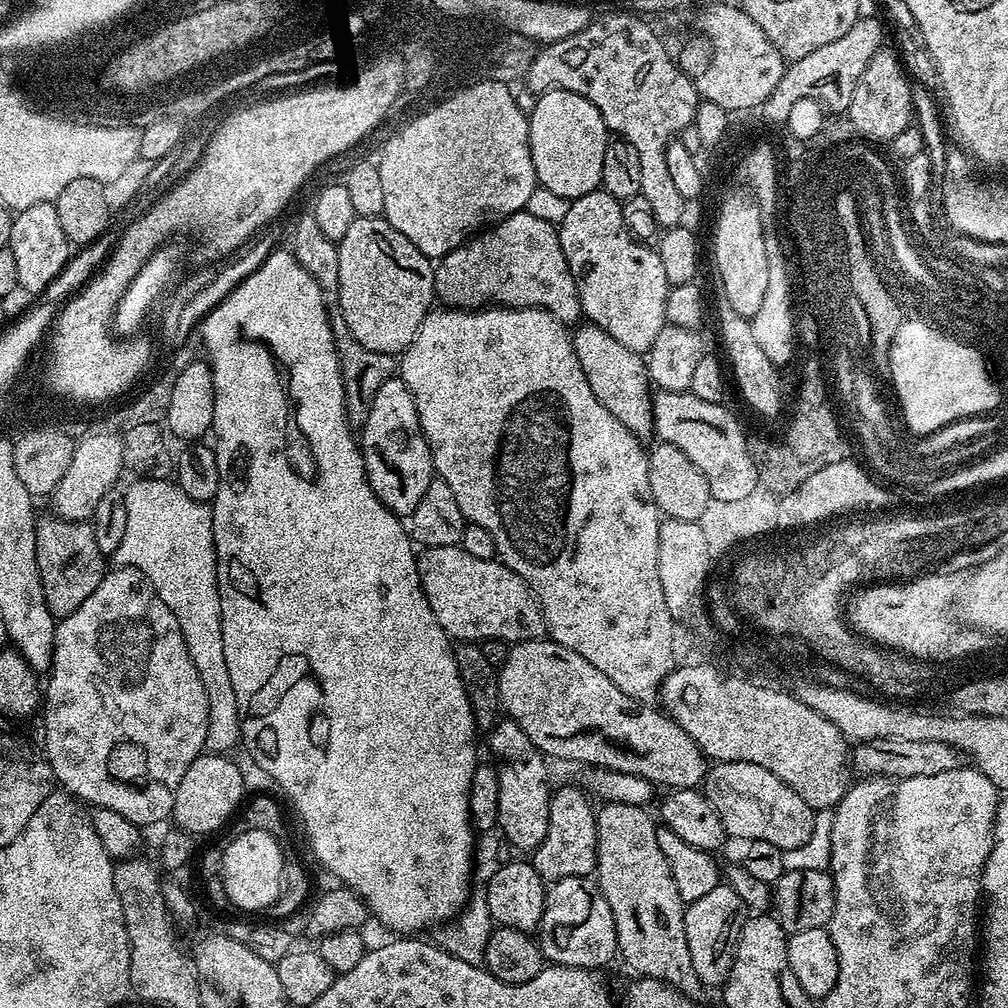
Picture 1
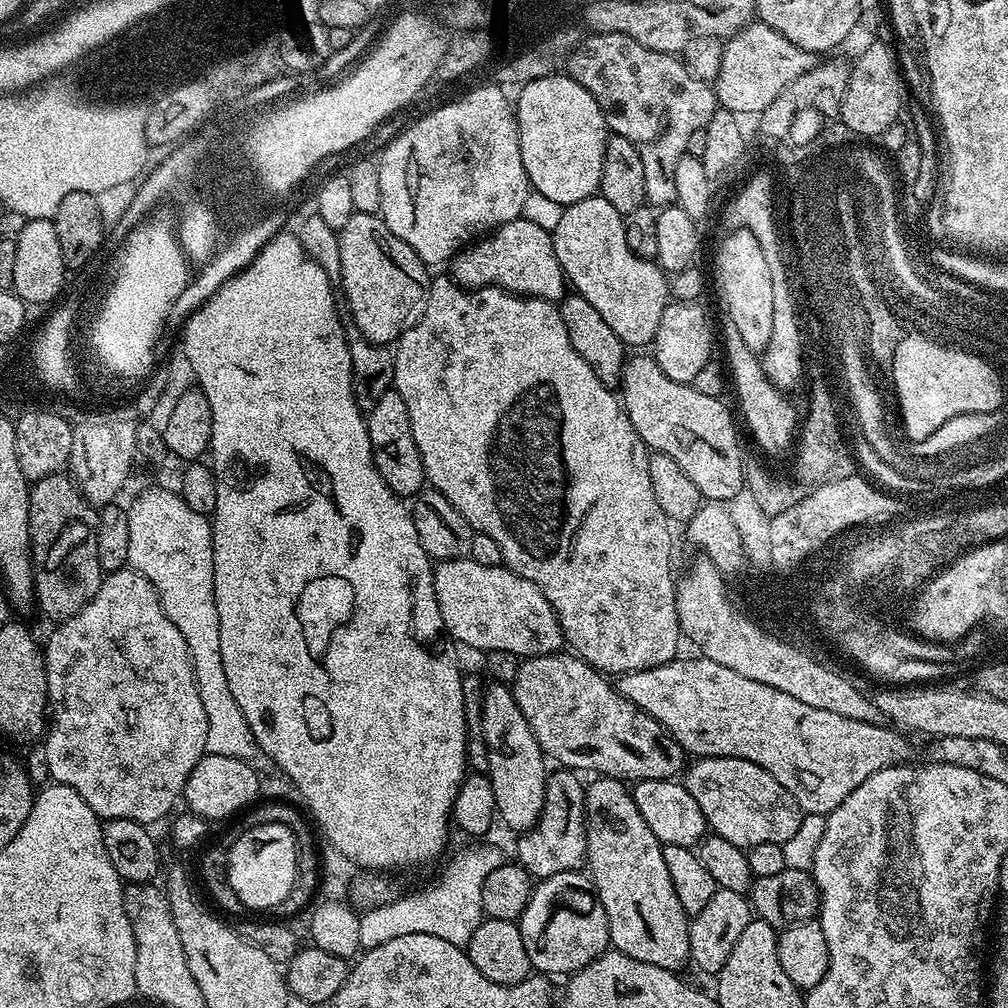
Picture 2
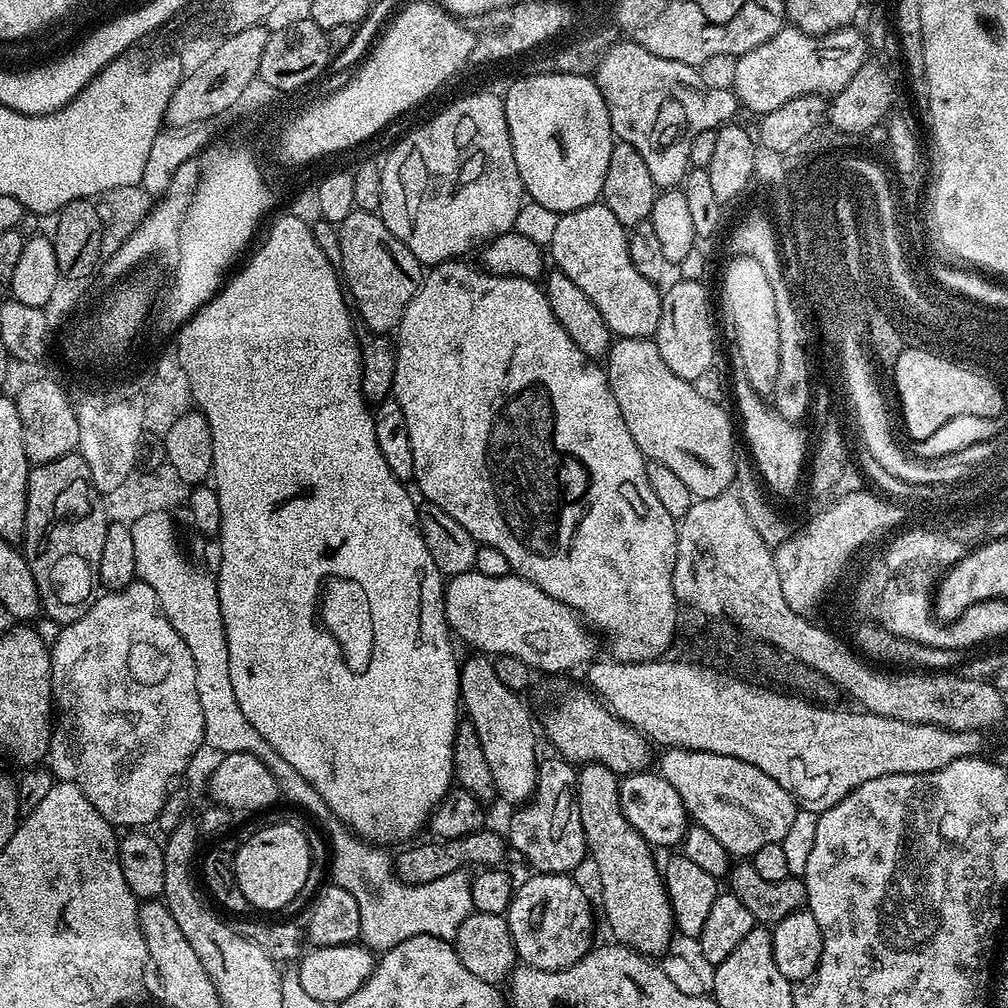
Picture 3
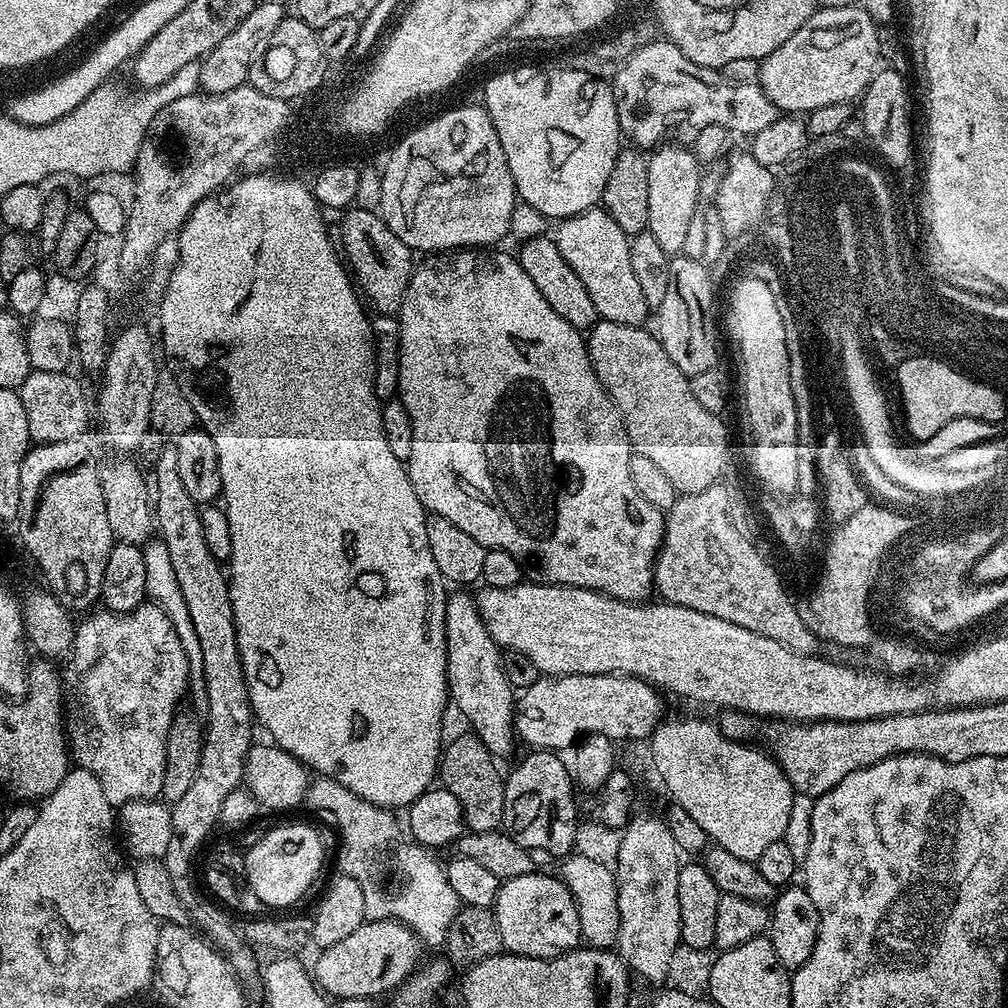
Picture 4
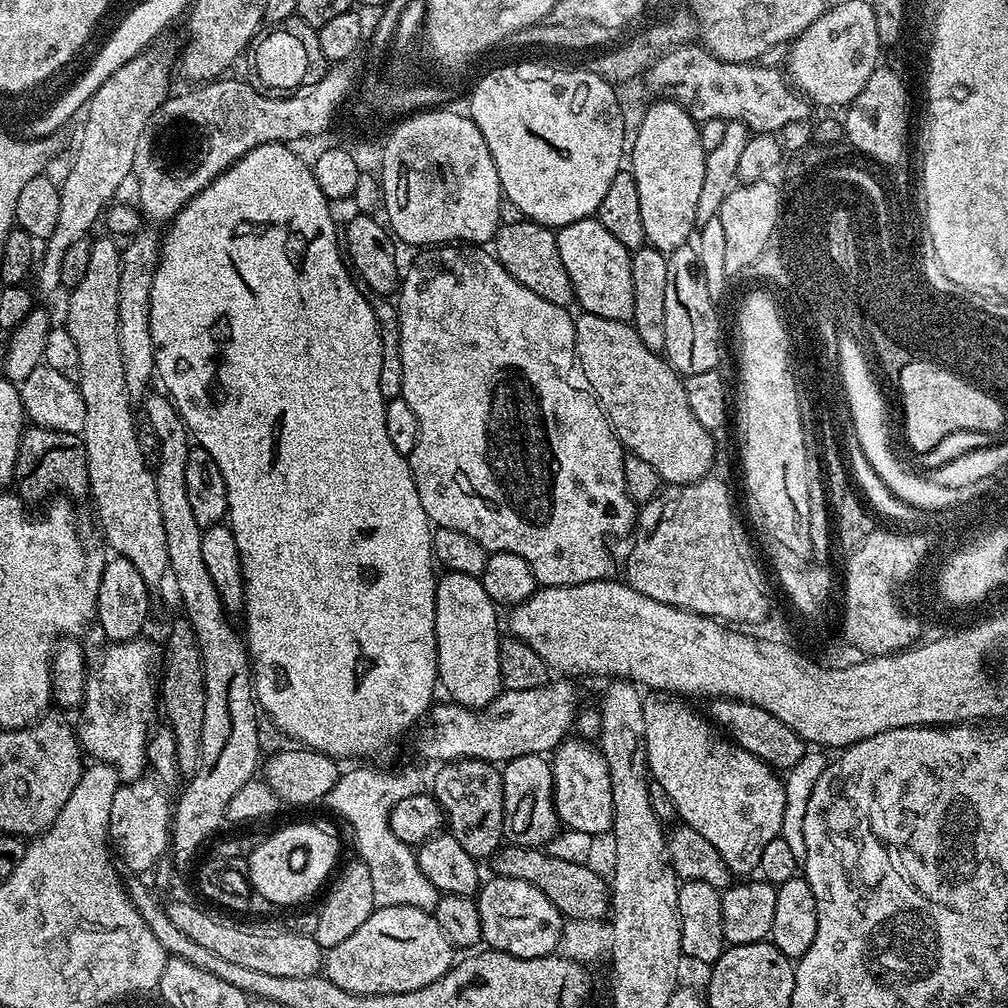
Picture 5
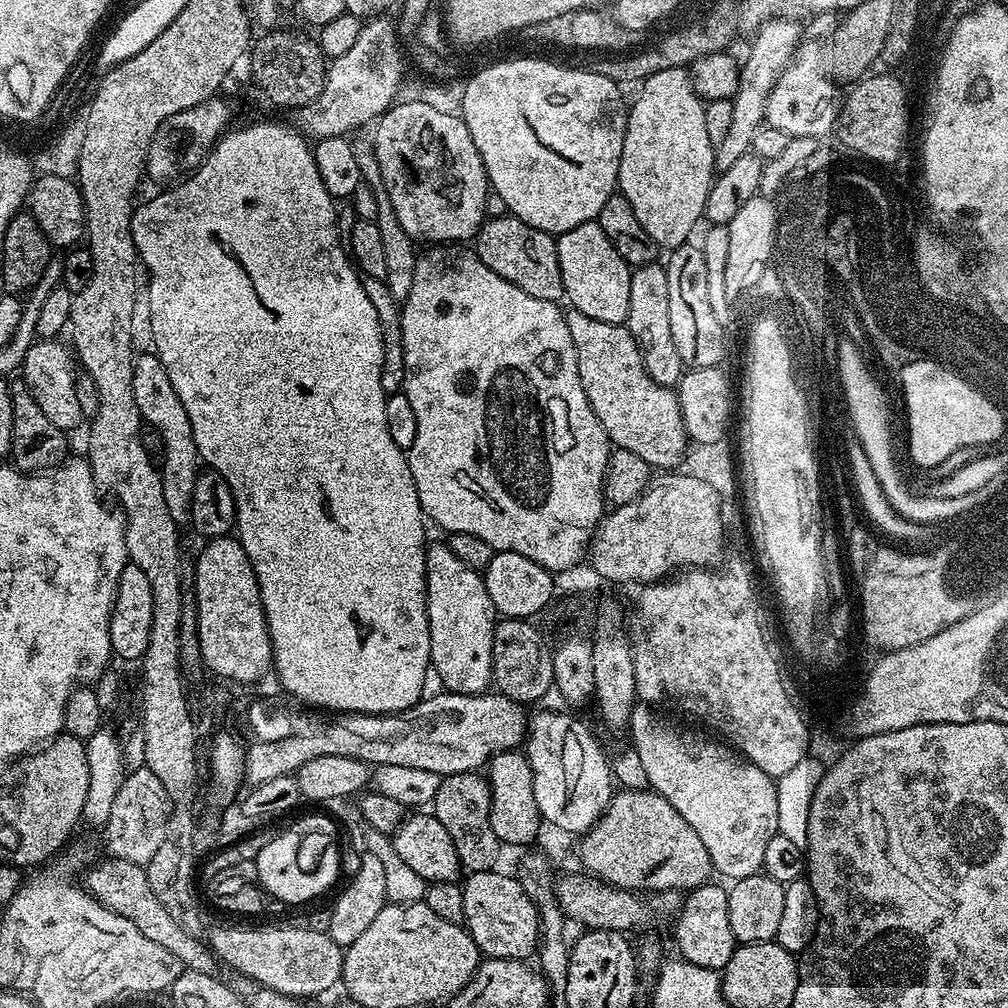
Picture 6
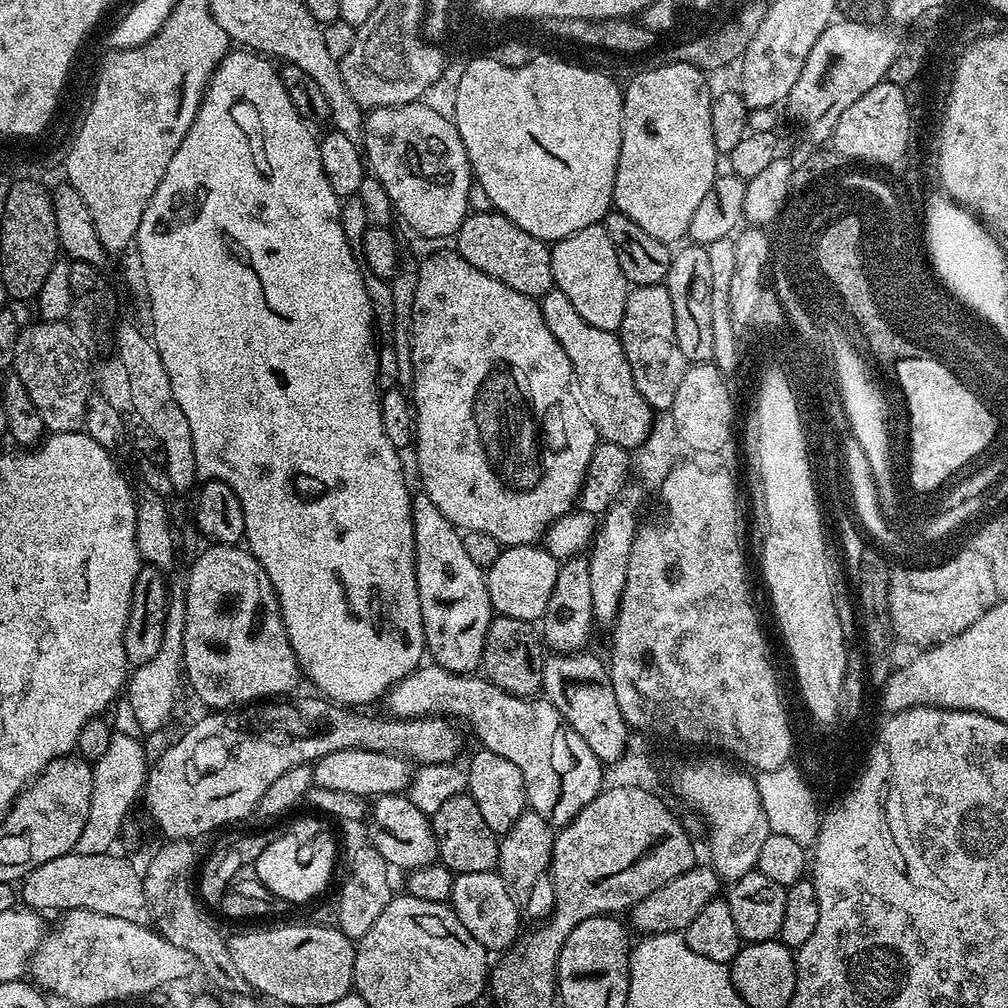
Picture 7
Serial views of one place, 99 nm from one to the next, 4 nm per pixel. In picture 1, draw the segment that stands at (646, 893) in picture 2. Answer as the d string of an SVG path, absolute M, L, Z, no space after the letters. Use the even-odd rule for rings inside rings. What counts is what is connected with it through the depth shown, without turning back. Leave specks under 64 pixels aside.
M603 803L596 813L596 881L614 914L617 951L637 975L663 980L696 1002L704 985L694 974L686 944L684 903L659 849L657 823L645 807Z

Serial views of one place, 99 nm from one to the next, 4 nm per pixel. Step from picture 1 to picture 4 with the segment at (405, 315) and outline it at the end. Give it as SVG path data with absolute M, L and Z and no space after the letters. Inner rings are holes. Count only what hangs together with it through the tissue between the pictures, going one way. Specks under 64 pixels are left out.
M353 206L347 209L343 216L344 221L338 228L338 234L344 243L342 252L346 257L347 267L354 277L359 291L363 293L366 300L366 295L368 295L367 303L369 305L372 303L377 308L375 310L377 313L399 313L400 303L412 277L413 249L404 244L402 238L398 238L398 234L394 234L394 230L390 230L390 226L386 226L384 217L376 212Z

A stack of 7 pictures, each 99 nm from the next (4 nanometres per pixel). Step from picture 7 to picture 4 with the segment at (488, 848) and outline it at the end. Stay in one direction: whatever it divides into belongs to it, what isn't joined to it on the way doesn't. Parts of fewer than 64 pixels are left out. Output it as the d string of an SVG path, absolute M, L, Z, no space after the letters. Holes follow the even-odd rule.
M475 734L468 736L456 736L452 741L443 745L440 754L440 766L438 769L438 780L443 788L450 790L458 802L462 802L462 814L467 831L470 832L494 832L503 825L504 822L504 781L505 777L500 776L500 768L497 757L492 755L490 750L486 750L483 742Z

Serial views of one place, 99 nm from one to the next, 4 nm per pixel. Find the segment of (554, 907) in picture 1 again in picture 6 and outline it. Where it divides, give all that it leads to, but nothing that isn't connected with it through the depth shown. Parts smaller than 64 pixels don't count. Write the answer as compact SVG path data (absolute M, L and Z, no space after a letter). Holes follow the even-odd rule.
M500 870L473 872L463 881L463 927L485 957L494 960L524 960L535 953L540 935L540 916L521 881L503 876Z

